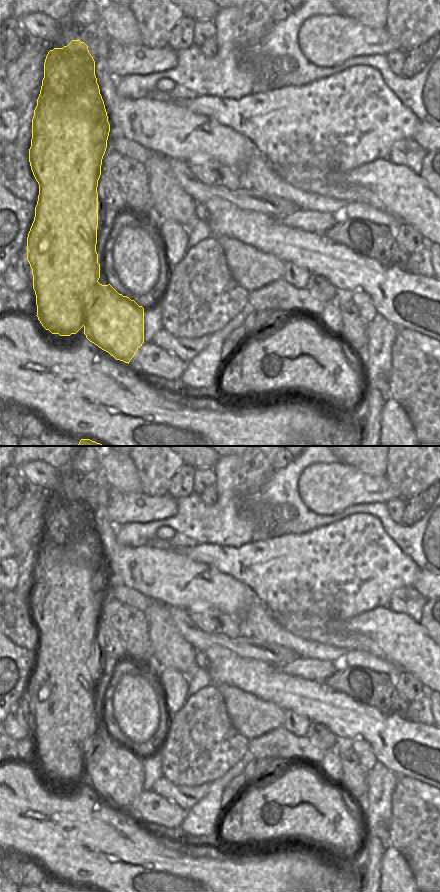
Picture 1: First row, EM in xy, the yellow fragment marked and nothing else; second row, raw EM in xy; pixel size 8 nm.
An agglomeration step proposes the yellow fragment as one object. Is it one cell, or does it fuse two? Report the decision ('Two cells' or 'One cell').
Two cells.

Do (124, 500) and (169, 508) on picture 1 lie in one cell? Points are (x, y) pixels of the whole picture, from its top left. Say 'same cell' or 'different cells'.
same cell

